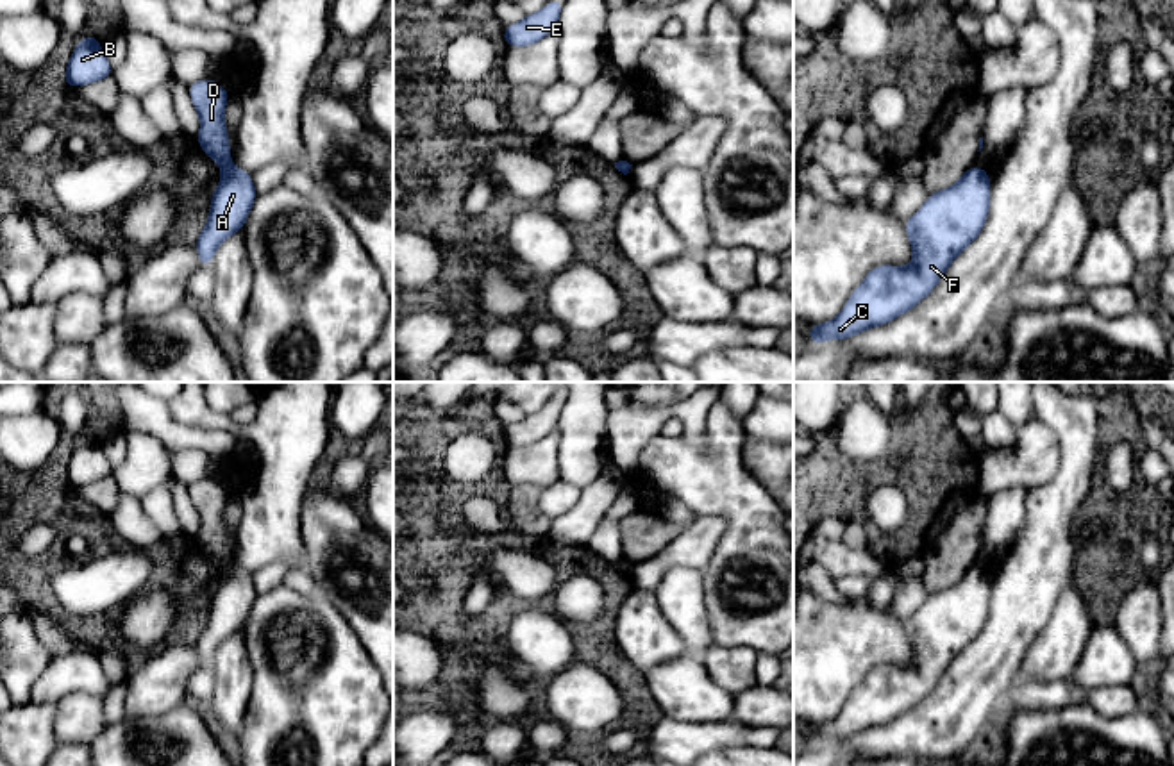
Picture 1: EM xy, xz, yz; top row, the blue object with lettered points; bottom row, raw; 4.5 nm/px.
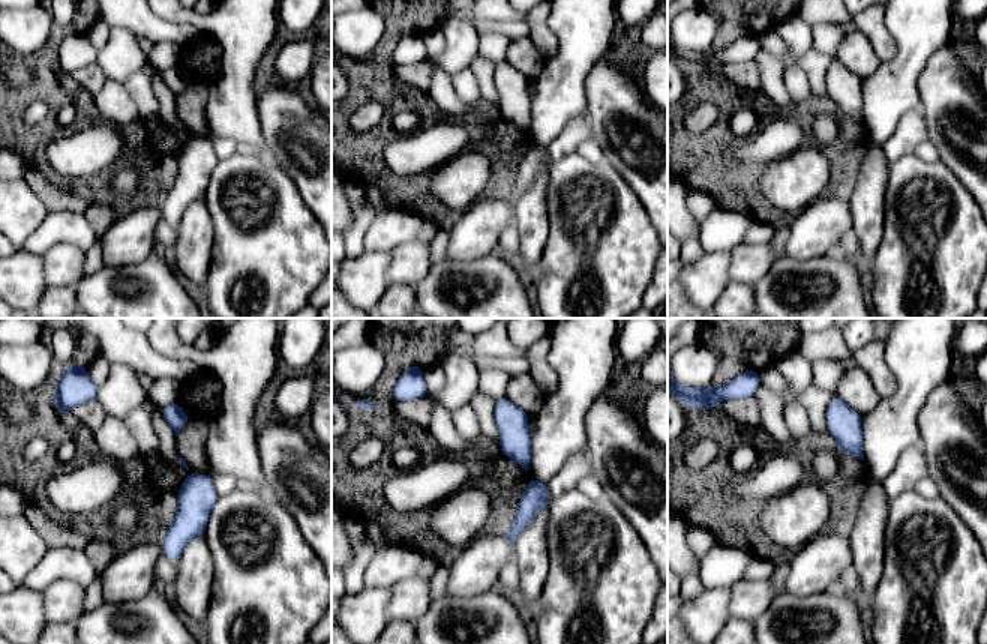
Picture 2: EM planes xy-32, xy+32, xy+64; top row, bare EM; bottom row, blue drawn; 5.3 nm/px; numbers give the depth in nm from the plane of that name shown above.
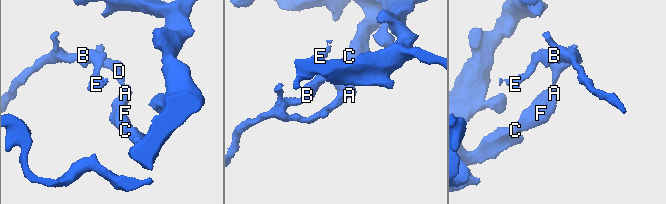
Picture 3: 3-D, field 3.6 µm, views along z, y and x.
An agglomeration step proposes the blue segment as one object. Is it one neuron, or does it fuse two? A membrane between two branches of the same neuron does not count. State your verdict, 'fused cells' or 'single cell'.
fused cells

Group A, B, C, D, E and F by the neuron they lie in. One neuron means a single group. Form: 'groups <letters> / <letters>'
groups A C F / B D E

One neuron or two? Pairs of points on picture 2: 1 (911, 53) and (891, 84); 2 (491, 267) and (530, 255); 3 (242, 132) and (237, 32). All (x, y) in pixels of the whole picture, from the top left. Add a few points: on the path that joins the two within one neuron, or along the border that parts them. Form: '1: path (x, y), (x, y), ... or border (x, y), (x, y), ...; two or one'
1: path (909, 60), (899, 77); one
2: border (513, 258), (528, 276); two
3: path (237, 107), (237, 57); one

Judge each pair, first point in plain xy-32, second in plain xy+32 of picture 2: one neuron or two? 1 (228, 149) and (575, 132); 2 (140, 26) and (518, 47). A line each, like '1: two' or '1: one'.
1: one
2: two

